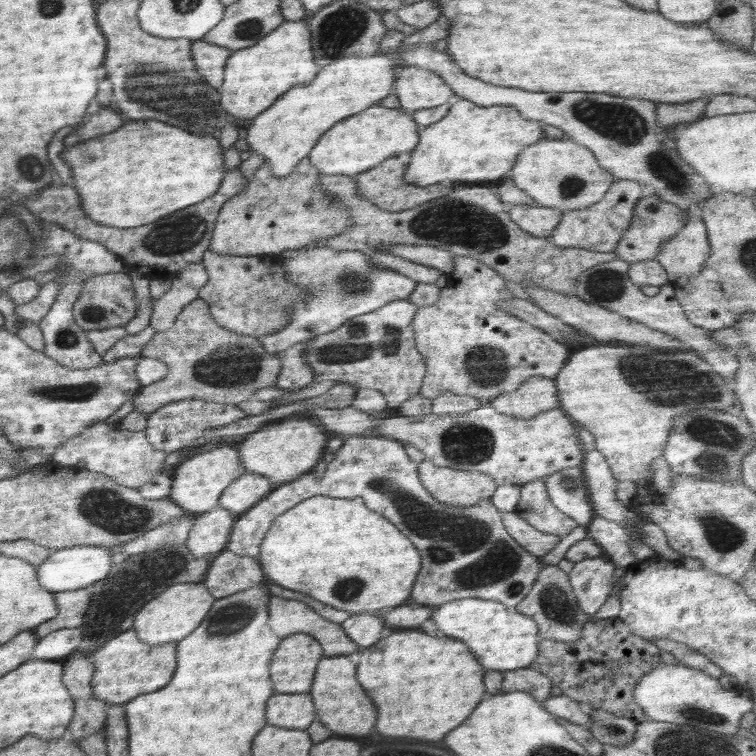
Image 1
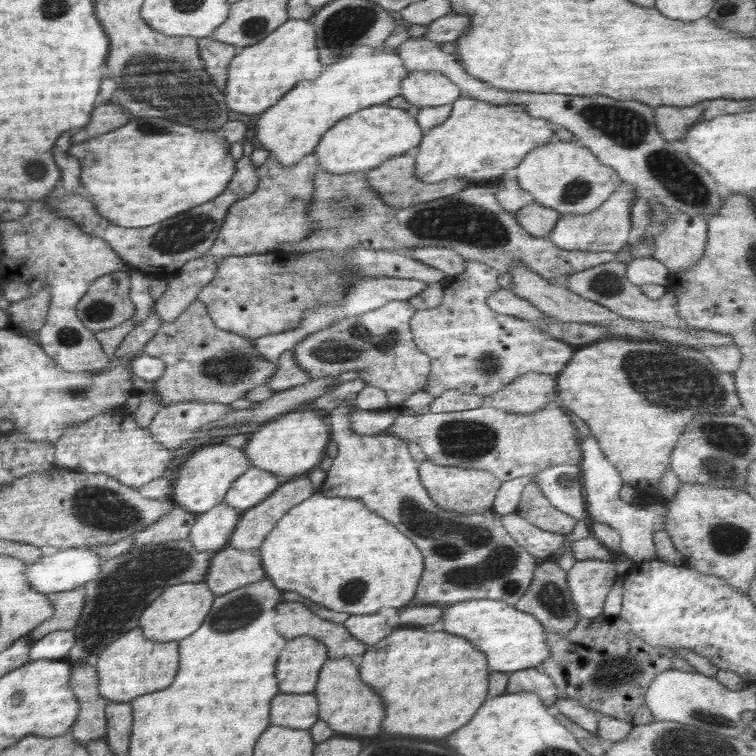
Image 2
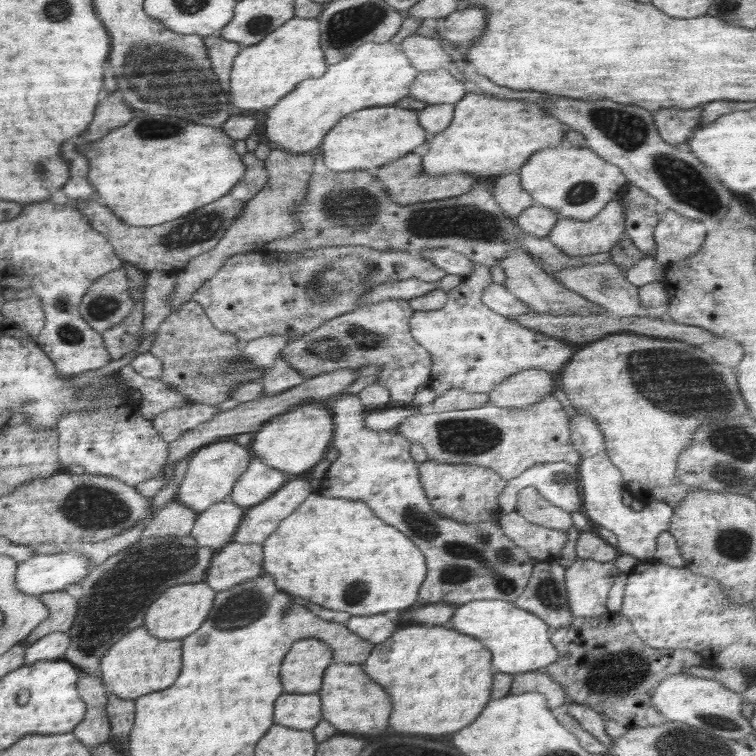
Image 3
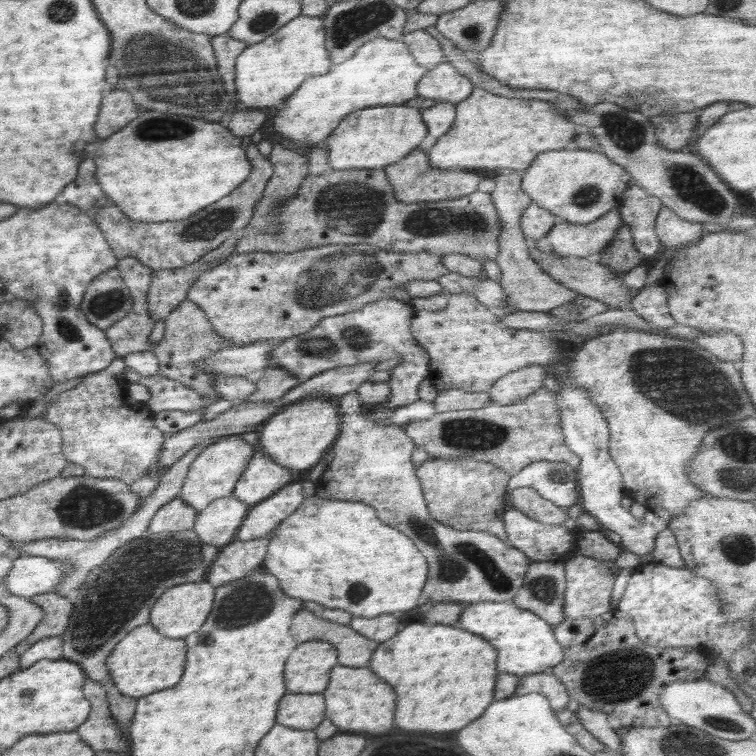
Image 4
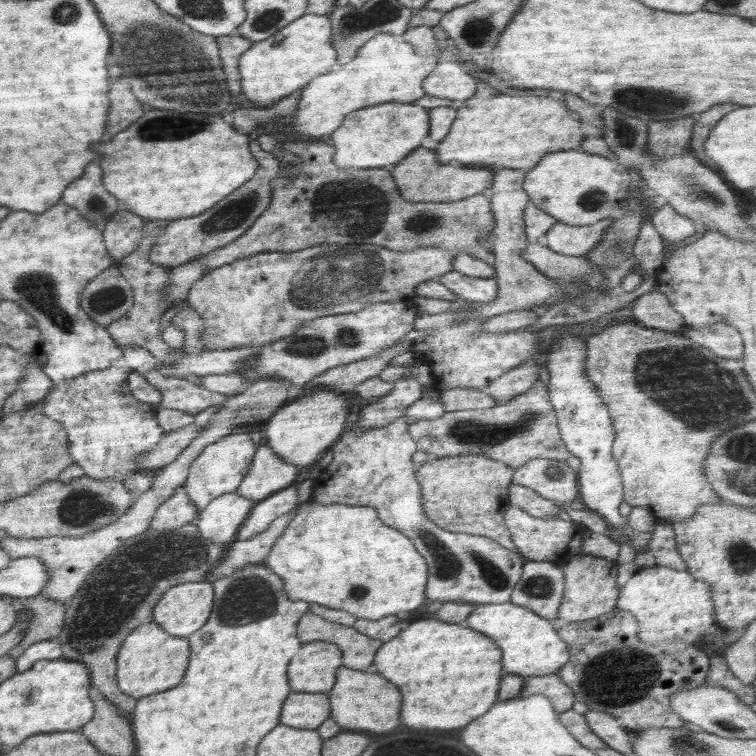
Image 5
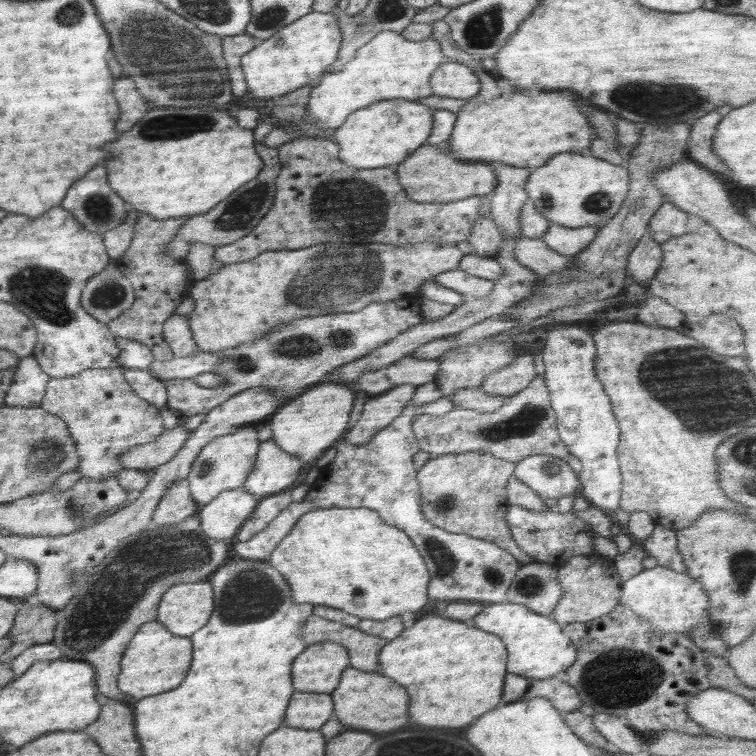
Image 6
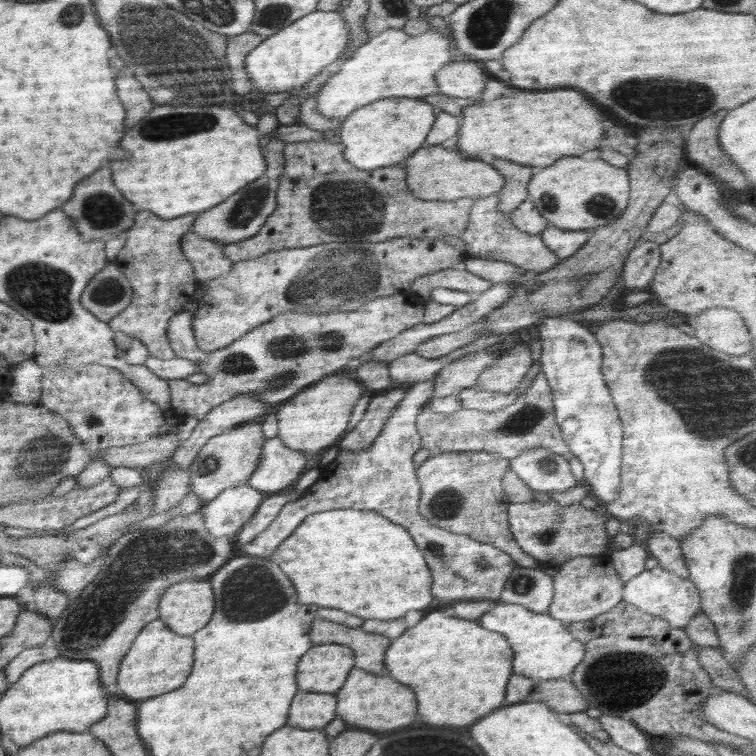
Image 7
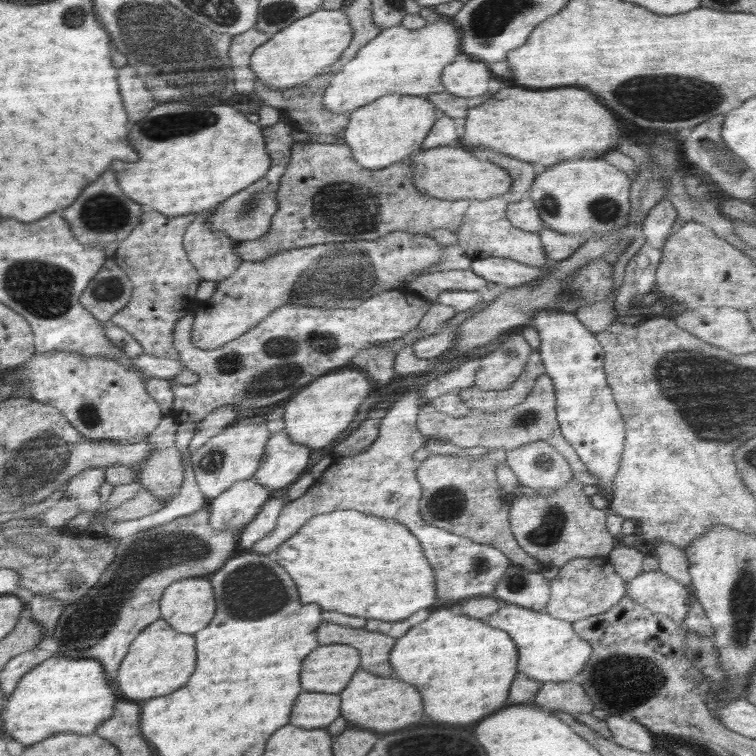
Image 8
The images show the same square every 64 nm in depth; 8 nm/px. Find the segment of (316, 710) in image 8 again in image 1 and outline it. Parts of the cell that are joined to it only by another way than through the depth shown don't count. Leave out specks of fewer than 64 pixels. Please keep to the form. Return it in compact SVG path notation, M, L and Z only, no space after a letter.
M309 693L274 694L266 704L268 725L305 729L315 720L315 708Z

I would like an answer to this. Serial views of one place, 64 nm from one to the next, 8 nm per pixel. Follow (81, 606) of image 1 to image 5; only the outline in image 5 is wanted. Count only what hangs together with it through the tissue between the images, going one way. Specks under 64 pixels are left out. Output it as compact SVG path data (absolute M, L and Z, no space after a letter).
M38 594L22 600L22 606L26 621L20 624L24 625L27 631L22 642L8 652L13 659L17 659L34 643L57 639L66 623L67 603L59 603Z

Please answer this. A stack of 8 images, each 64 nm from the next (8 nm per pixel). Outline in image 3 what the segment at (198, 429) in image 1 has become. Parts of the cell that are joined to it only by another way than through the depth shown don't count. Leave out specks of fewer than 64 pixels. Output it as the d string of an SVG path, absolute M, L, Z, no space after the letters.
M188 403L183 407L162 411L153 417L151 424L158 429L160 438L170 443L178 440L186 431L212 420L218 413L216 405Z

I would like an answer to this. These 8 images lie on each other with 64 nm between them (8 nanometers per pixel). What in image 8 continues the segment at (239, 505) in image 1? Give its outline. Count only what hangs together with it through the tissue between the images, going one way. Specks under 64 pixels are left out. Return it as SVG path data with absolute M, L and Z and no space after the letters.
M281 430L268 439L253 479L272 491L288 488L303 473L311 451L312 448L305 444L294 444L287 432Z

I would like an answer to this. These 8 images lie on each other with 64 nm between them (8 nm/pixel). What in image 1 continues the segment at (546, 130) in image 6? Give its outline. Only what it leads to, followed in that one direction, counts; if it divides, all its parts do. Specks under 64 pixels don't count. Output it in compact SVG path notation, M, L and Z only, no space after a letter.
M460 99L442 120L419 130L420 140L411 151L403 181L424 187L442 180L456 180L464 185L494 182L506 177L516 157L528 146L546 139L545 125L540 121L524 119L513 107L482 107Z

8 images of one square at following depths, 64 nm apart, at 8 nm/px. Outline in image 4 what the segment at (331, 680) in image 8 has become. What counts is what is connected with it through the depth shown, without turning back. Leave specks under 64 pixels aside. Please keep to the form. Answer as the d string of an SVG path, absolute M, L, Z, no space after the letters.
M323 640L298 643L286 661L286 693L314 694L328 688L331 668L337 664L337 650Z

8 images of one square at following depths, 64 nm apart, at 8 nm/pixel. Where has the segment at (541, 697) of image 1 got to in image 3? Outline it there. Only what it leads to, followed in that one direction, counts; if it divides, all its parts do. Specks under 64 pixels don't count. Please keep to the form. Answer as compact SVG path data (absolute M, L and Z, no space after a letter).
M543 670L516 673L512 681L512 694L538 692L546 697L547 707L554 710L566 704L567 694L550 675Z

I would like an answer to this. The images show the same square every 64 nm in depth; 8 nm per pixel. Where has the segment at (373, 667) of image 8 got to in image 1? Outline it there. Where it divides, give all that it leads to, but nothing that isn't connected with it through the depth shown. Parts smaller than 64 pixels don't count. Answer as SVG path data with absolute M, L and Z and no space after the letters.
M272 595L267 600L267 604L269 604L267 606L268 626L272 629L272 632L281 639L298 633L310 635L320 643L322 652L326 657L348 655L356 651L360 652L359 646L346 636L340 624L325 620L303 601L289 600Z

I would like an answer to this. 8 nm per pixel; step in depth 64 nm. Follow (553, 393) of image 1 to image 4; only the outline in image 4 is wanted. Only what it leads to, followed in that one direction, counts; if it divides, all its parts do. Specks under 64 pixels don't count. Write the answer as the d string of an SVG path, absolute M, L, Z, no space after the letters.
M525 366L499 378L487 390L487 393L491 400L499 405L516 404L518 400L524 400L542 388L546 375L547 373L542 366Z

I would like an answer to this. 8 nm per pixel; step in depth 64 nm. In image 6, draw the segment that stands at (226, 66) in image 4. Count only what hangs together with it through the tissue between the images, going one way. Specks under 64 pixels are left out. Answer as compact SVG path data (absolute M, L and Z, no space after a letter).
M246 33L239 35L221 37L223 44L223 57L228 63L228 73L231 80L231 92L234 96L243 96L248 93L248 85L244 79L244 73L241 69L241 58L247 52L250 52L257 44L262 41L260 38L254 38Z

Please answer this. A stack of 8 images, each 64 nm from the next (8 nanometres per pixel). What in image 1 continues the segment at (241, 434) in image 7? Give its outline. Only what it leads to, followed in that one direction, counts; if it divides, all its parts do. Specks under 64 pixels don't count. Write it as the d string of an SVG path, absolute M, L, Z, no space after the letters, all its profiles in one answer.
M220 446L208 452L192 455L178 464L168 498L196 515L218 506L220 495L239 476L246 472L239 461L239 452L230 446Z

